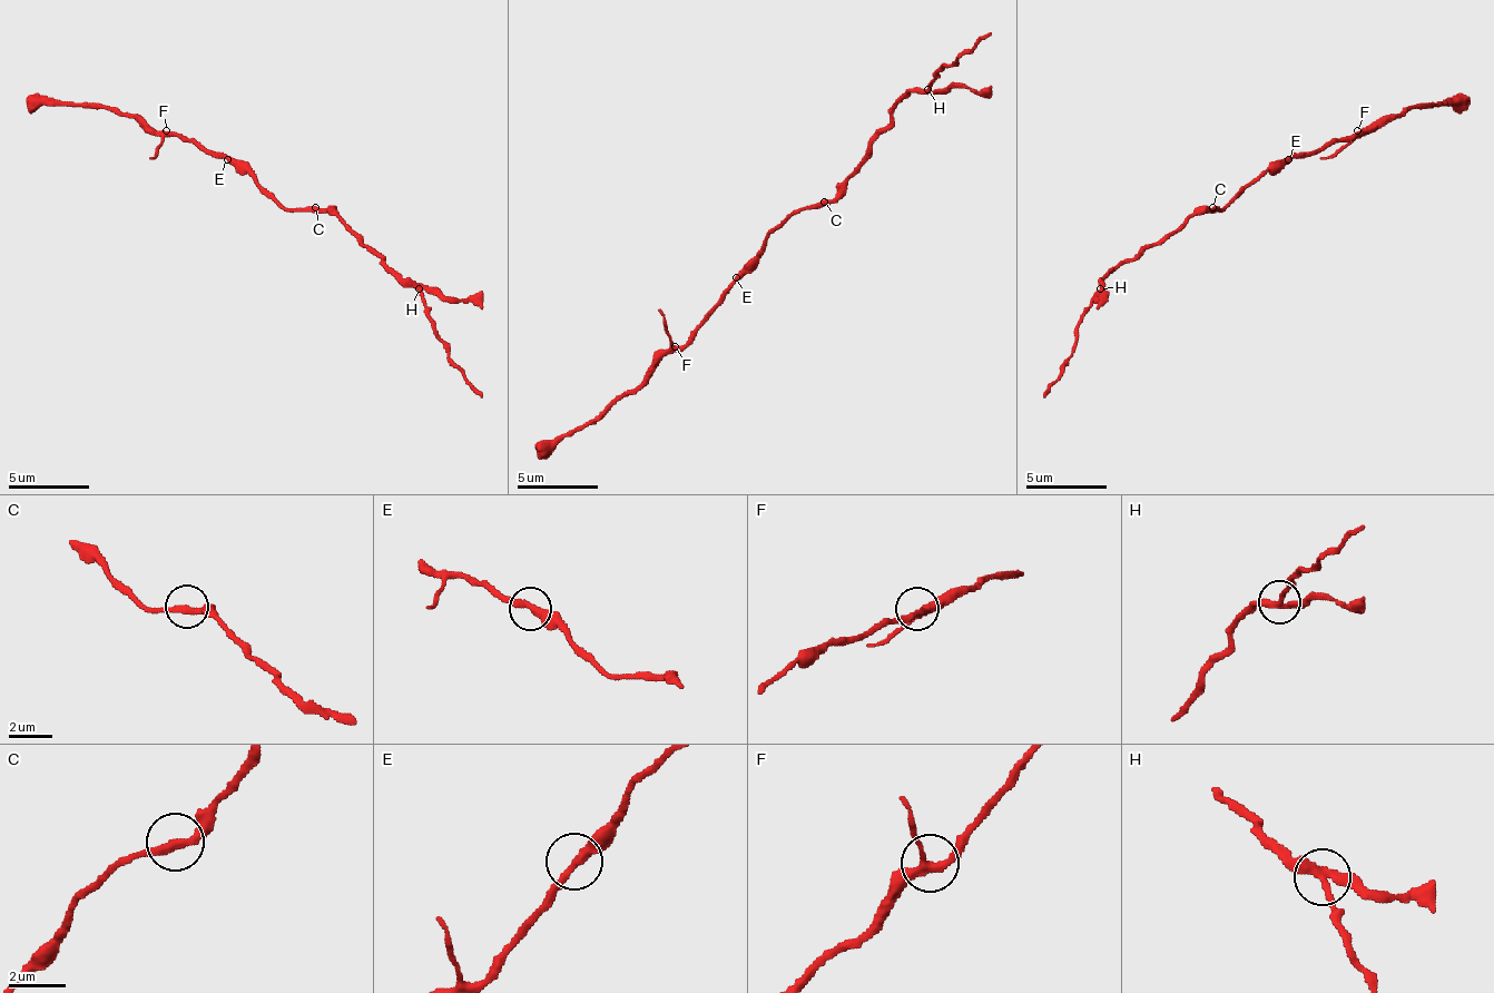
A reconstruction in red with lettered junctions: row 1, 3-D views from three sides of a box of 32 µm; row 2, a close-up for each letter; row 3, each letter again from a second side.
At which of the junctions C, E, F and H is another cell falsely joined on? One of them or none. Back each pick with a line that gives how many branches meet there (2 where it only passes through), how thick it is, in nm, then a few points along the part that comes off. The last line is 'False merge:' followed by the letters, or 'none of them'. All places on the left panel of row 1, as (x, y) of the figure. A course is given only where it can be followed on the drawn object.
H: 3 branches meet; 280 nm thick; foreign part runs (420, 288), (452, 364), (481, 396)
False merge: H

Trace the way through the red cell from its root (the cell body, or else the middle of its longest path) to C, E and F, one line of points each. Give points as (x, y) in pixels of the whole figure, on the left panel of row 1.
C: (275, 199), (287, 207), (315, 207)
E: (275, 199), (251, 175), (243, 175), (227, 159)
F: (275, 199), (251, 175), (243, 175), (223, 155), (210, 155), (198, 143), (186, 143), (175, 130), (166, 130)

